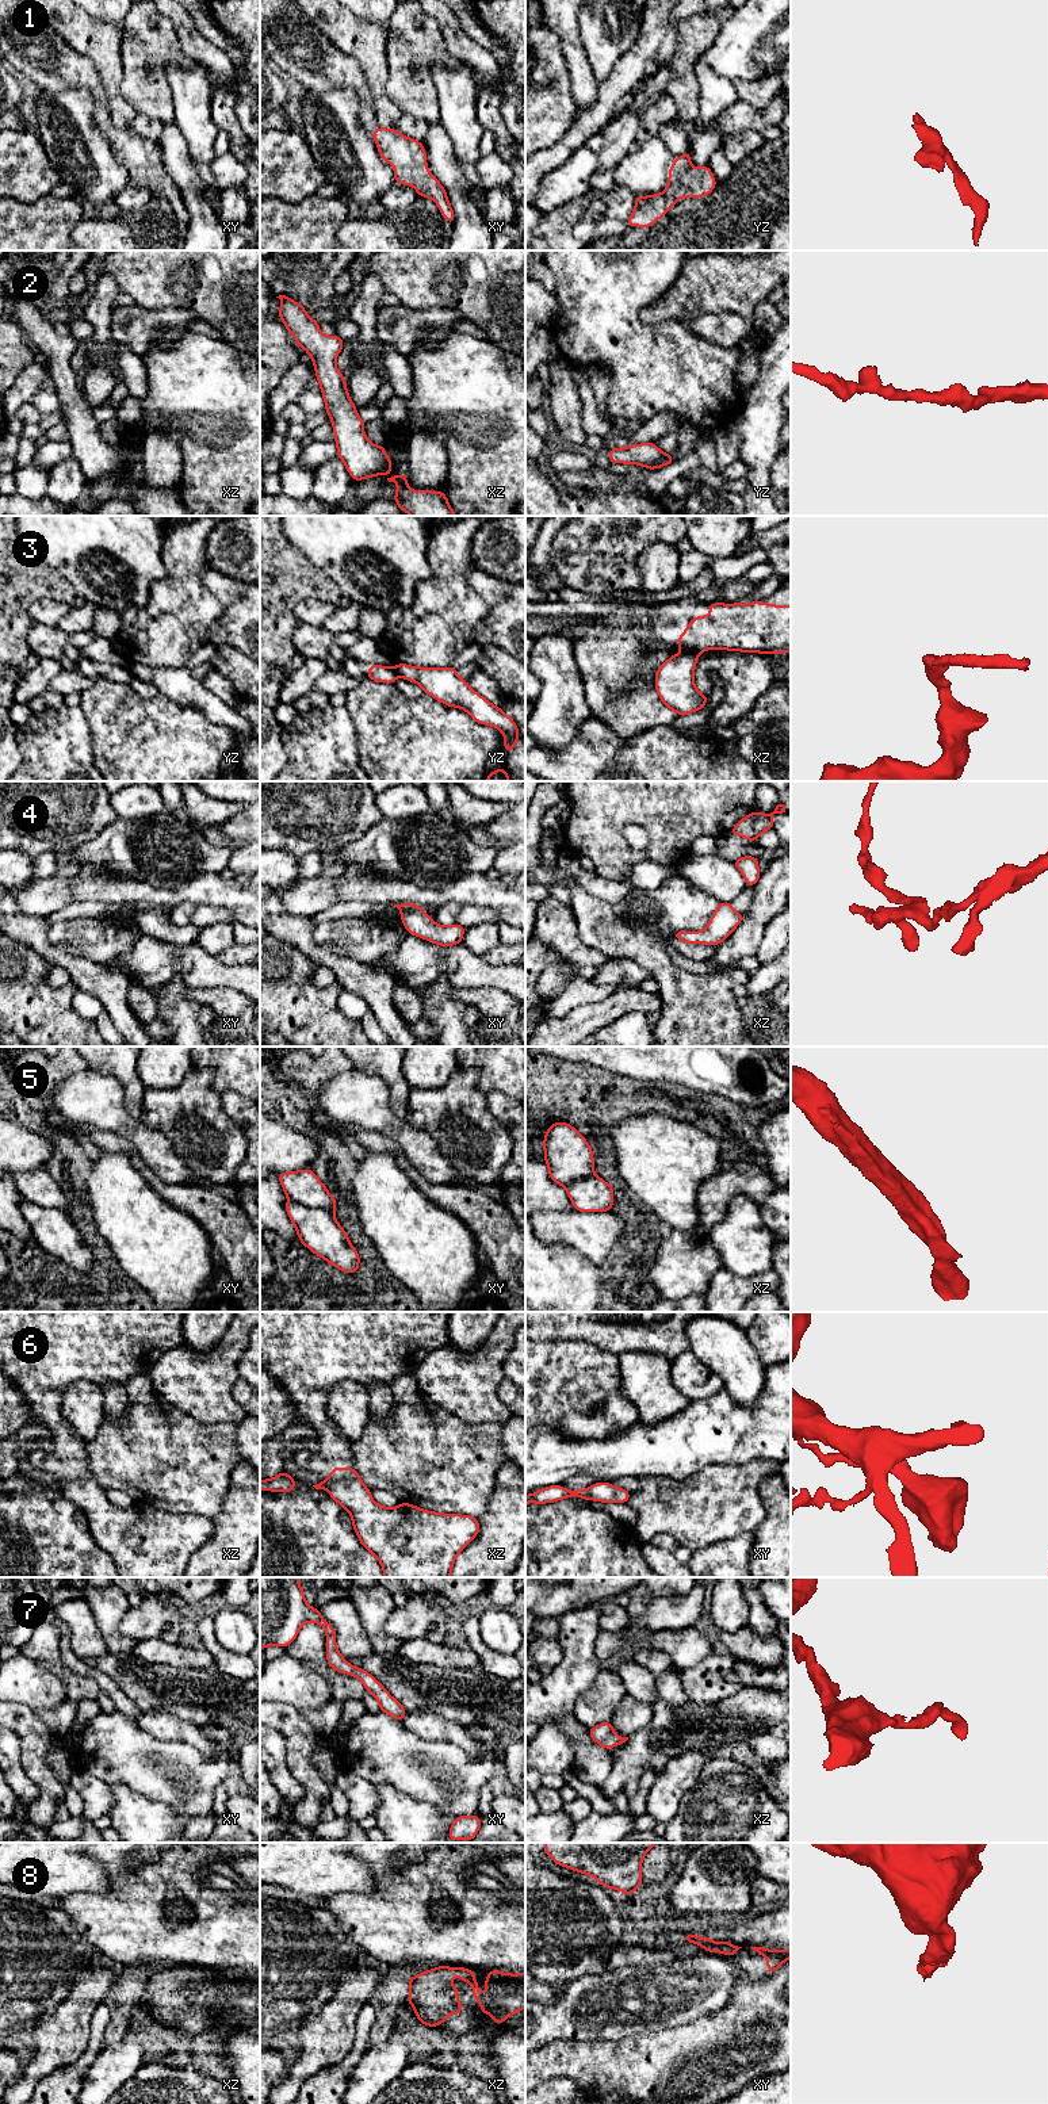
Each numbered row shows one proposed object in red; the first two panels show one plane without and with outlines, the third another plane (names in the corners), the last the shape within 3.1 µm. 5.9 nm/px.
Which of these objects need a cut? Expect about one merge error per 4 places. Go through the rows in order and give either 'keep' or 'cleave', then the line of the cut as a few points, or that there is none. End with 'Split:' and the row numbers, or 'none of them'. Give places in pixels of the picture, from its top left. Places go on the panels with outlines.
1: keep | no cut
2: keep | no cut
3: cleave | xz (684, 650), (697, 654)
4: keep | no cut
5: cleave | xy (289, 1197), (310, 1207), (328, 1209), (332, 1213)
6: cleave | xy (586, 1489), (591, 1499)
7: keep | no cut
8: keep | no cut
Split: 3, 5, 6

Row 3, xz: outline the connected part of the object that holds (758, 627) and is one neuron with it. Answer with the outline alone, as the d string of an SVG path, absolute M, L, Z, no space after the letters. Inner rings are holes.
M709 604L709 615L695 616L678 636L677 647L695 654L714 649L761 654L791 651L791 605Z

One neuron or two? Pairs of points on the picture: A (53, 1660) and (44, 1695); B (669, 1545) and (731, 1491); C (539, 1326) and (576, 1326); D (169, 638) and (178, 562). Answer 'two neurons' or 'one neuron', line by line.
A: two neurons
B: two neurons
C: one neuron
D: one neuron

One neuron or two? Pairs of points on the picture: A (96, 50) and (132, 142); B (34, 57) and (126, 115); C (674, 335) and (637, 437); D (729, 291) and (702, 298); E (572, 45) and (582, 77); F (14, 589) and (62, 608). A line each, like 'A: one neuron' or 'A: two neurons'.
A: two neurons
B: two neurons
C: two neurons
D: one neuron
E: one neuron
F: two neurons

